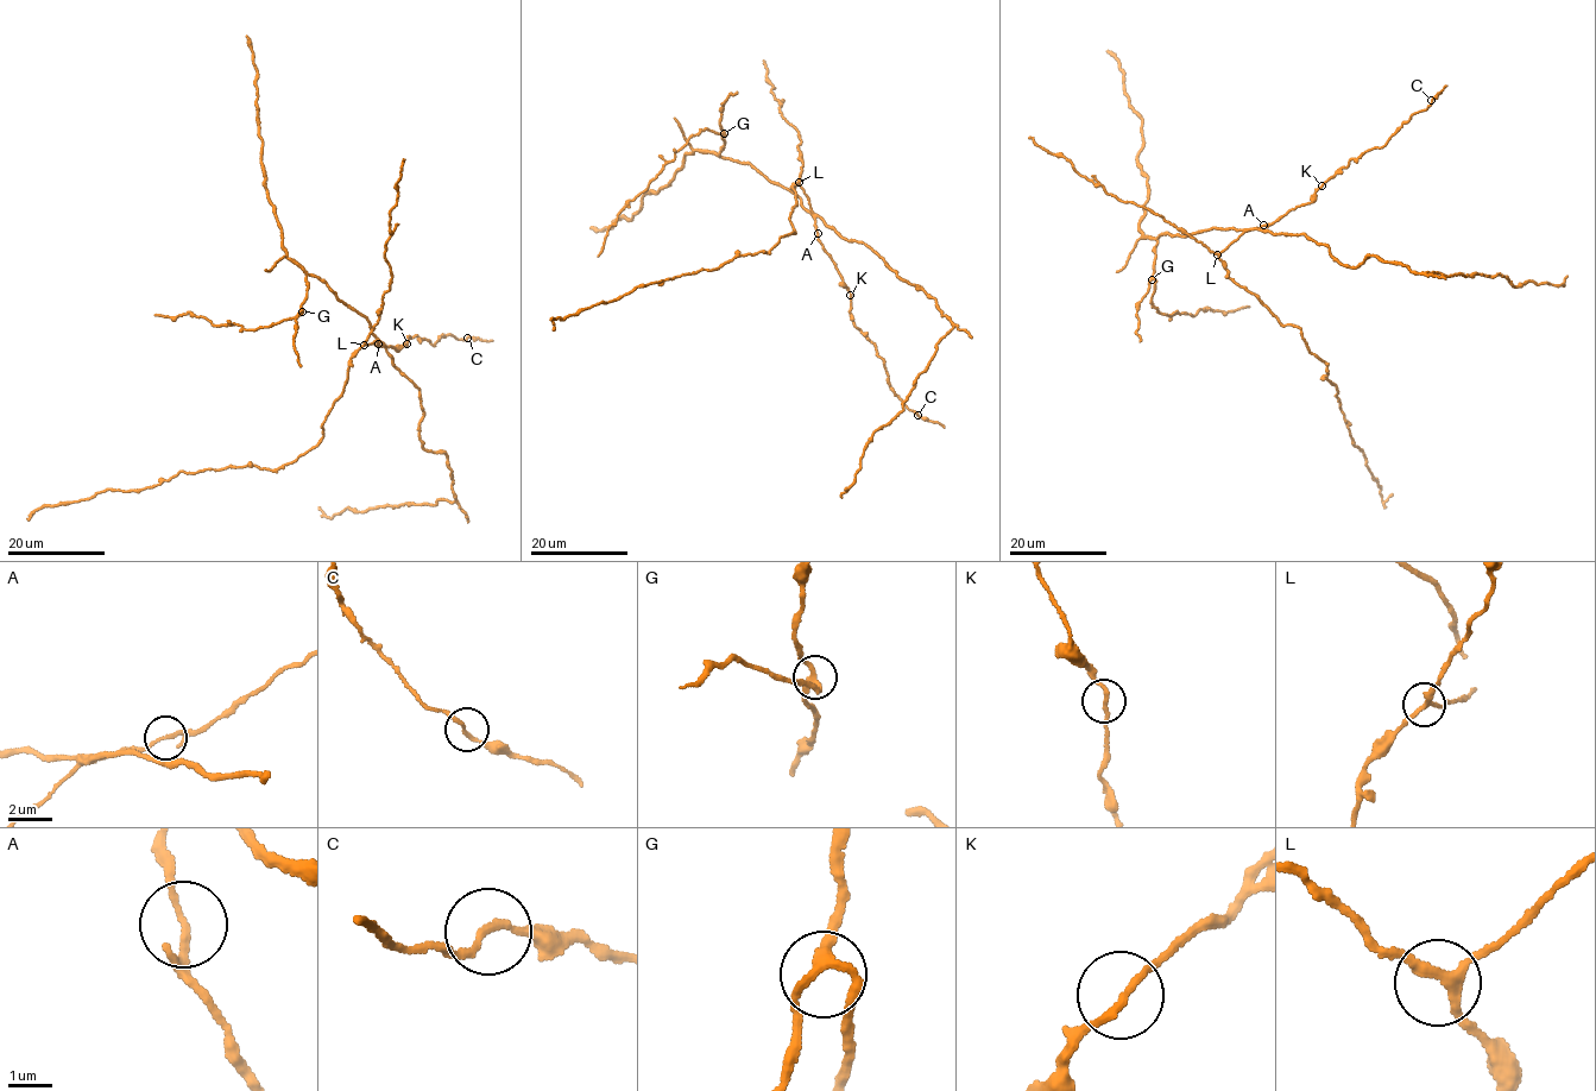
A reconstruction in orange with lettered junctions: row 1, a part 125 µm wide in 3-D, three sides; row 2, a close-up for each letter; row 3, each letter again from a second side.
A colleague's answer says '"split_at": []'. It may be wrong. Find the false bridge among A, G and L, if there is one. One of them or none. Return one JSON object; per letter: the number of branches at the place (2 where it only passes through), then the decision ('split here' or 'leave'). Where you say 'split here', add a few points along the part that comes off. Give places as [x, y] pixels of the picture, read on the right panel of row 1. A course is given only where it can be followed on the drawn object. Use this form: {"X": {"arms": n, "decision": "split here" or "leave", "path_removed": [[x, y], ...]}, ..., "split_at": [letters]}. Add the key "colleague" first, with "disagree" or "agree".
{"colleague": "agree", "A": {"arms": 3, "decision": "leave"}, "G": {"arms": 3, "decision": "leave"}, "L": {"arms": 3, "decision": "leave"}, "split_at": []}

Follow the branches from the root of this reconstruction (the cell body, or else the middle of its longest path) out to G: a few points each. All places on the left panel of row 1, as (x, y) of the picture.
G: (372, 344), (377, 340), (365, 317), (344, 304), (316, 276), (306, 277), (307, 295), (302, 311)

